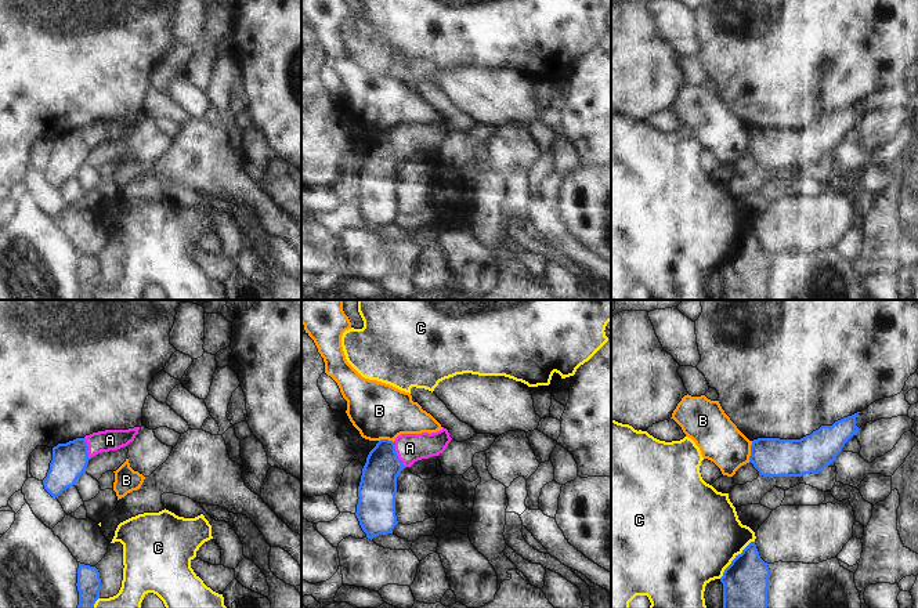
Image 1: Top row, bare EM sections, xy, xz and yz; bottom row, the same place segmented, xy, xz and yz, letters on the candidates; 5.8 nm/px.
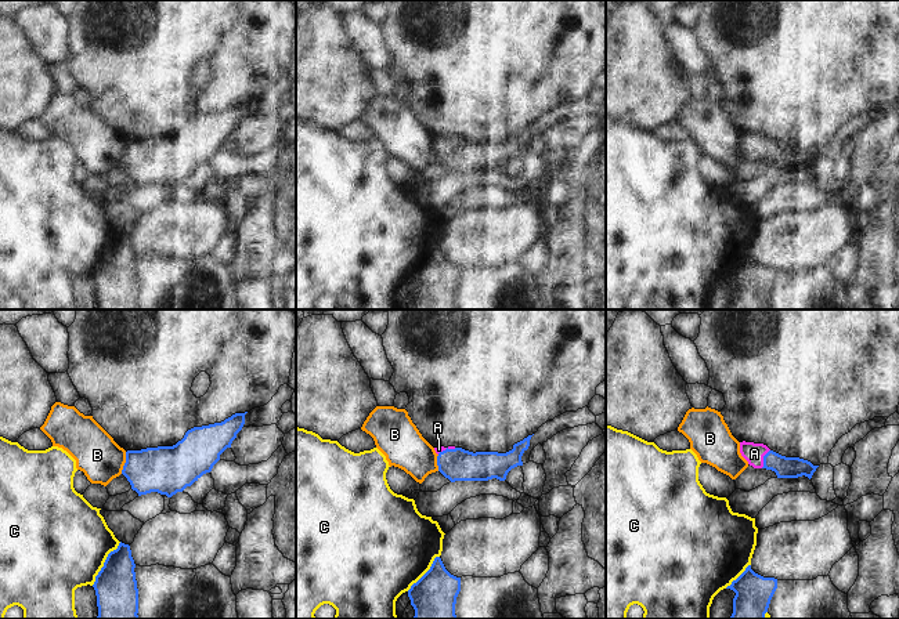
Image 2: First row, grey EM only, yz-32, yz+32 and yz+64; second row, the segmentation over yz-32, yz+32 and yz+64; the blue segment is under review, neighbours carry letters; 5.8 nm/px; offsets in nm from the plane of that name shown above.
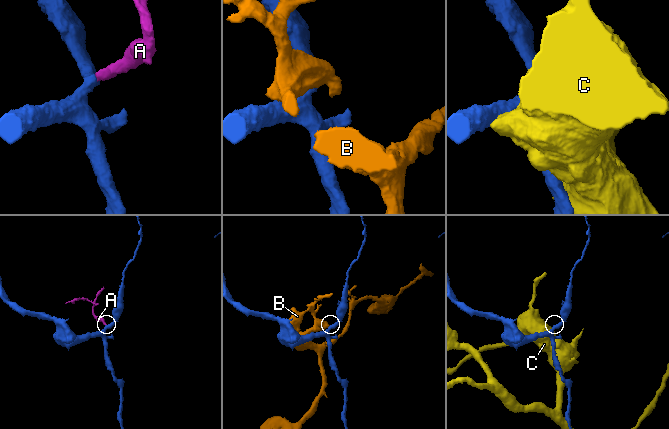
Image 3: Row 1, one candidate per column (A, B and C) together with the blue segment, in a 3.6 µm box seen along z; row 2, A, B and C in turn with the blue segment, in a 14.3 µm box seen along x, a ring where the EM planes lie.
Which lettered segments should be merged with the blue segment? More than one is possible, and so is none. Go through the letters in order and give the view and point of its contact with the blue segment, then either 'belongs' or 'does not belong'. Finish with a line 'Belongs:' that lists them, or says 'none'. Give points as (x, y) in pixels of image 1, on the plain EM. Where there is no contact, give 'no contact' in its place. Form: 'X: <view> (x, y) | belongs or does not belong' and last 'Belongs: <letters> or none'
A: xz (396, 144) | belongs
B: yz (751, 143) | does not belong
C: yz (734, 249) | does not belong
Belongs: A

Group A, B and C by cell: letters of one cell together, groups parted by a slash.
A / B / C

